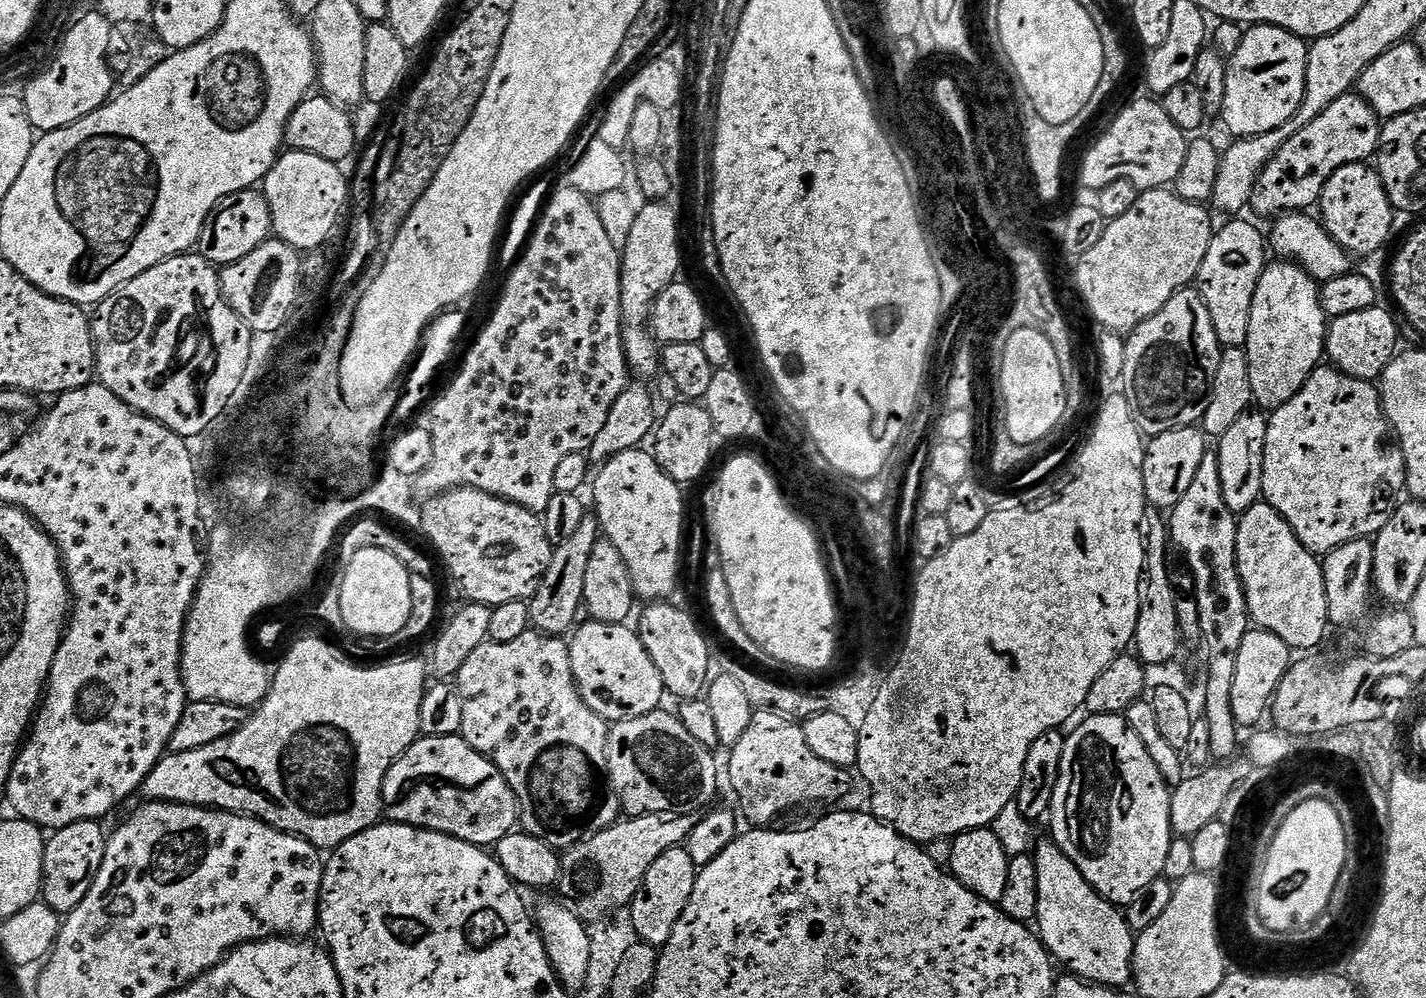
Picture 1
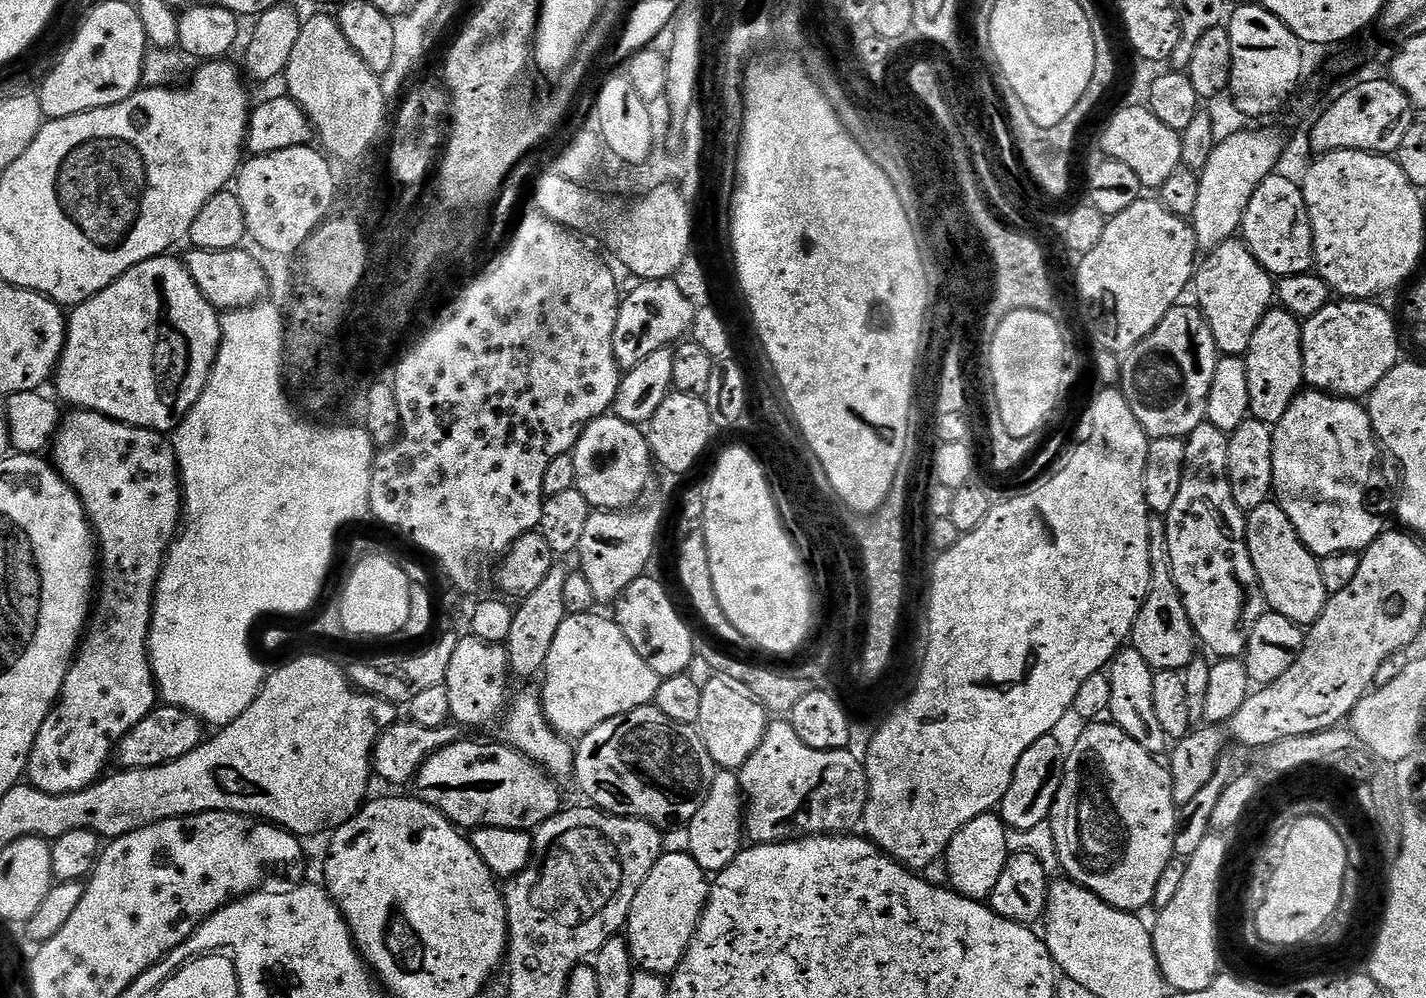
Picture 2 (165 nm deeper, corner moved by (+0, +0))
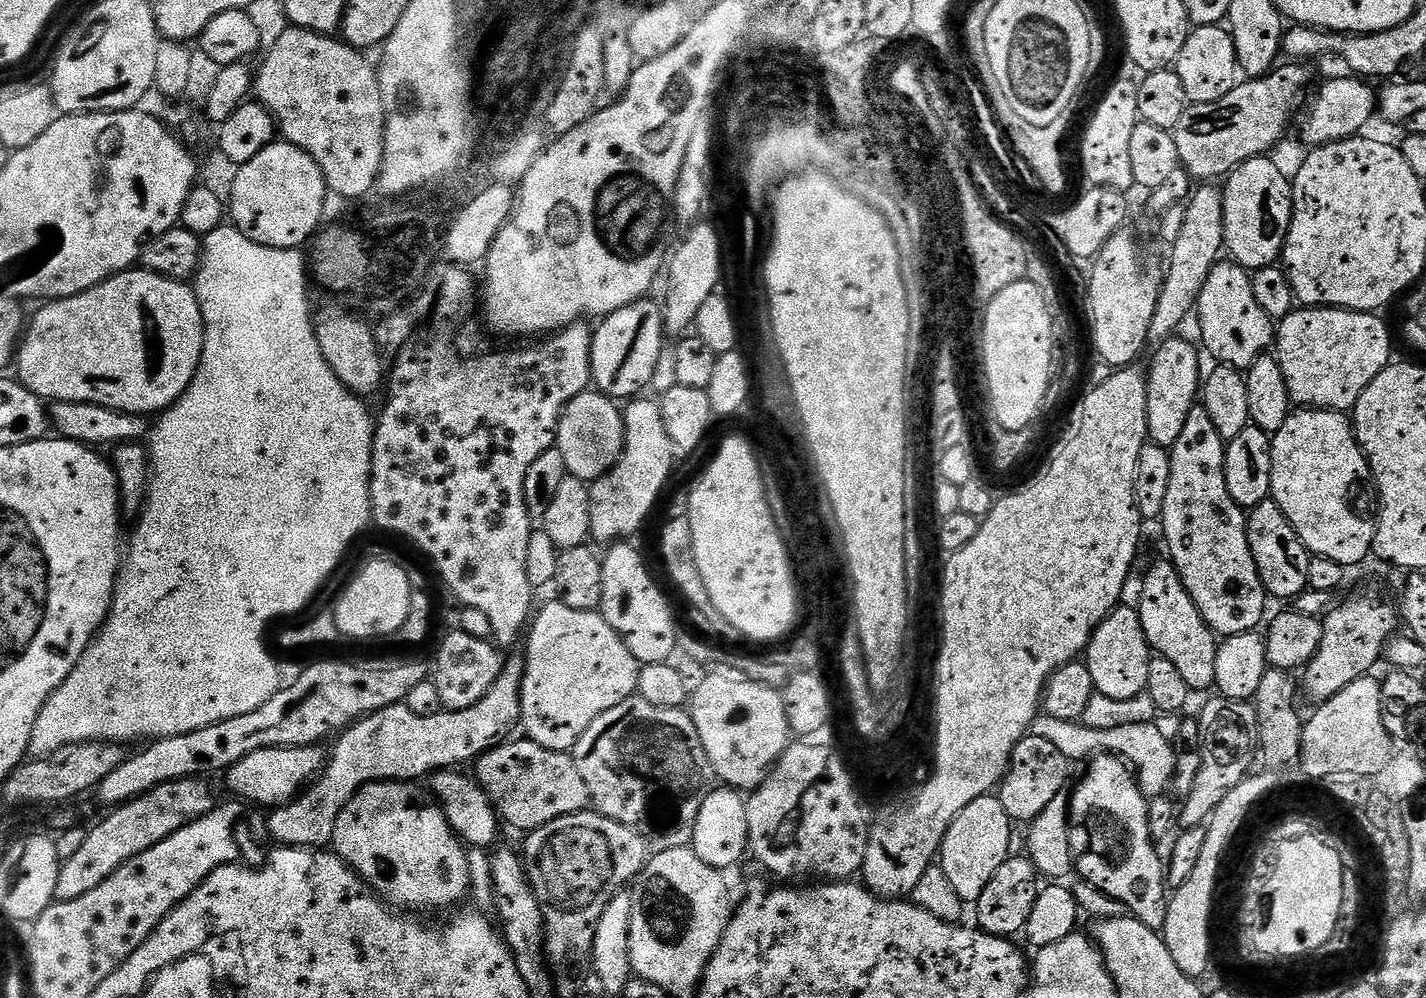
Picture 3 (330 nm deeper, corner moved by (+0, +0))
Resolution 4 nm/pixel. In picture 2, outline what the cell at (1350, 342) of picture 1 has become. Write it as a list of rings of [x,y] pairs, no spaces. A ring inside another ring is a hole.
[[[1340,298],[1303,321],[1302,366],[1309,389],[1359,401],[1367,398],[1374,386],[1396,367],[1401,359],[1400,336],[1391,314],[1376,304],[1379,303],[1372,300]]]

